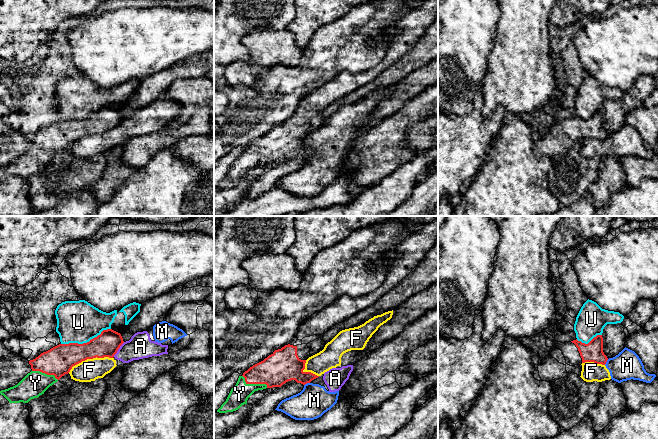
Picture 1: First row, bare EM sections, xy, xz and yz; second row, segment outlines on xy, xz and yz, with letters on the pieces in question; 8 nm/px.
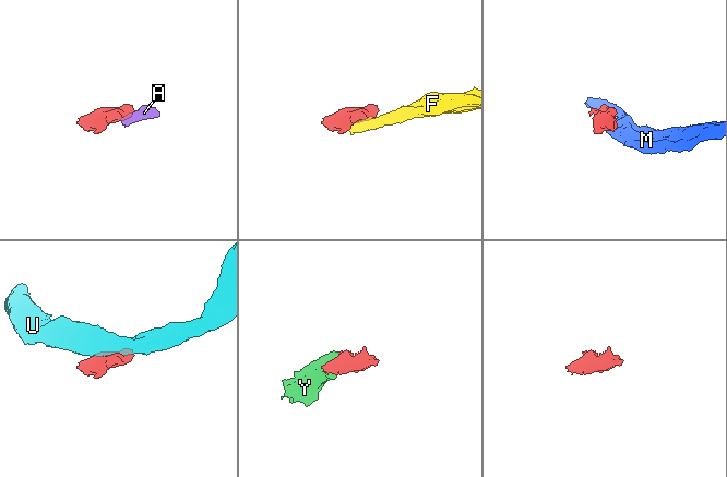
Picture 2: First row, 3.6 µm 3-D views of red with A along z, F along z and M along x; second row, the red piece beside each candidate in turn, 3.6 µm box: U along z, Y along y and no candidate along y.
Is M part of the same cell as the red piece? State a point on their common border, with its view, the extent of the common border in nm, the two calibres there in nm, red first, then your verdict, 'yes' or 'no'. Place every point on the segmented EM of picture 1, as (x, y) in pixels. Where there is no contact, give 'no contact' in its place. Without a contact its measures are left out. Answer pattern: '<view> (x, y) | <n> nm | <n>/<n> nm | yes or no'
xz (306, 383) | 50 nm | 260/260 nm | no

